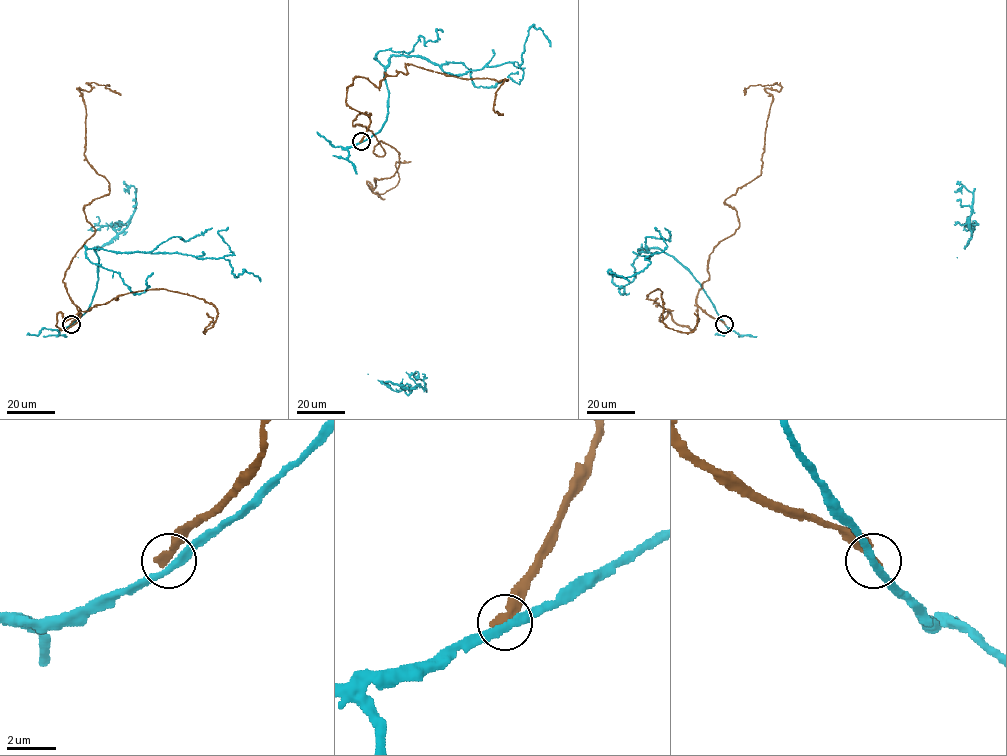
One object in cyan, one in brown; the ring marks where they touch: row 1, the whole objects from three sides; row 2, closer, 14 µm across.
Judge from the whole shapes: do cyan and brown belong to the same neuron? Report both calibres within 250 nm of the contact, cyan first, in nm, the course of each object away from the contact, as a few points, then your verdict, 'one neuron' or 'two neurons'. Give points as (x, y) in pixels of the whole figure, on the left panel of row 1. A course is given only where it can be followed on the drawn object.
calibres 280 and 360 nm; course cyan (71, 324), (57, 330), (58, 335), (67, 336), (96, 248), (127, 225), (135, 188), (129, 186), (125, 193); course brown (71, 324), (80, 309), (63, 280), (94, 233), (84, 206), (109, 192), (84, 154), (77, 88), (121, 95); two neurons

